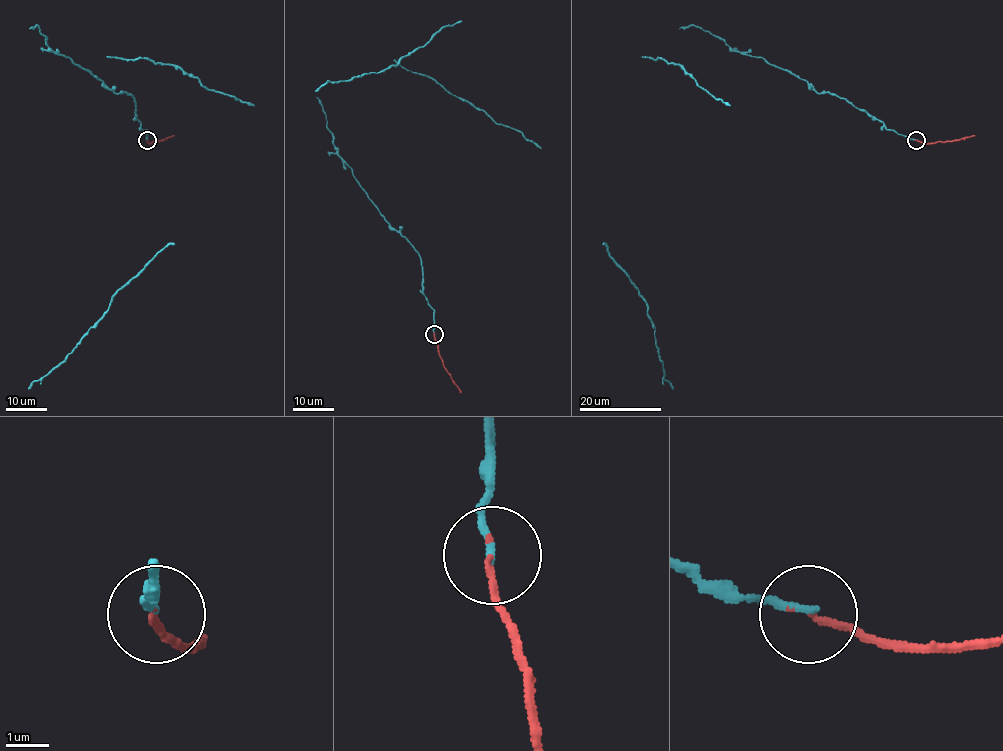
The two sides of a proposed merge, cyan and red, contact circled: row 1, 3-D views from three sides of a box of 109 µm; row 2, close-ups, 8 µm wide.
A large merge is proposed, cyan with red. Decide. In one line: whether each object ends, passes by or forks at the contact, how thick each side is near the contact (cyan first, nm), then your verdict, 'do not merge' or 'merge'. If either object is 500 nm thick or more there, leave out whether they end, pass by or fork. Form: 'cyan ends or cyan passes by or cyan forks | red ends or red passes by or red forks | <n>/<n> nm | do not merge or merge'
cyan ends | red ends | 170/140 nm | merge

